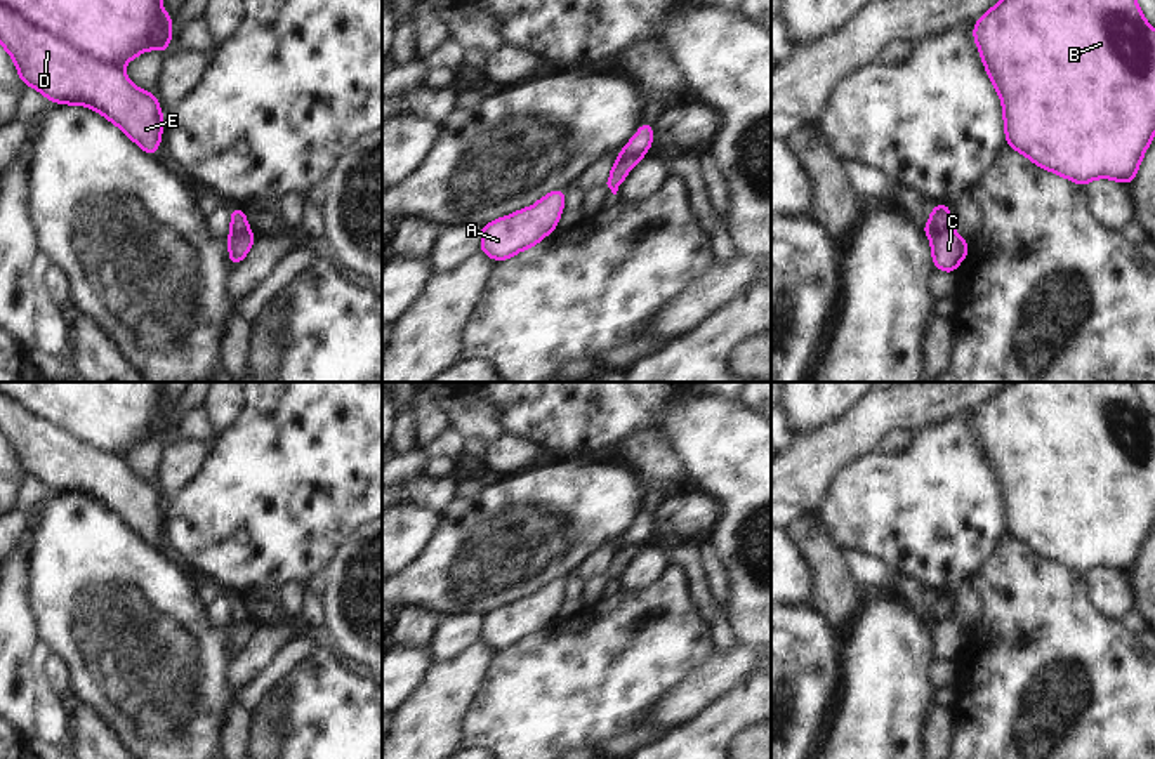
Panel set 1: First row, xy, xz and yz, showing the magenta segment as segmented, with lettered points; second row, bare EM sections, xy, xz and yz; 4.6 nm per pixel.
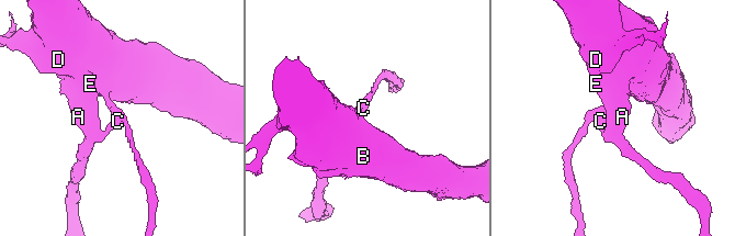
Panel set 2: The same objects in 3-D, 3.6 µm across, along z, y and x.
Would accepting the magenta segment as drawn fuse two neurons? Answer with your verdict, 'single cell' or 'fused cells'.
fused cells

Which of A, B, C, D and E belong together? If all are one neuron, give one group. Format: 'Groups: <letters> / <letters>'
Groups: A C D E / B.

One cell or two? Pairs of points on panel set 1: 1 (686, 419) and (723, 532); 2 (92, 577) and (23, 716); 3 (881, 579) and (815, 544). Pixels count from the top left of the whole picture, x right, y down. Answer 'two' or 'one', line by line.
1: one
2: two
3: two

